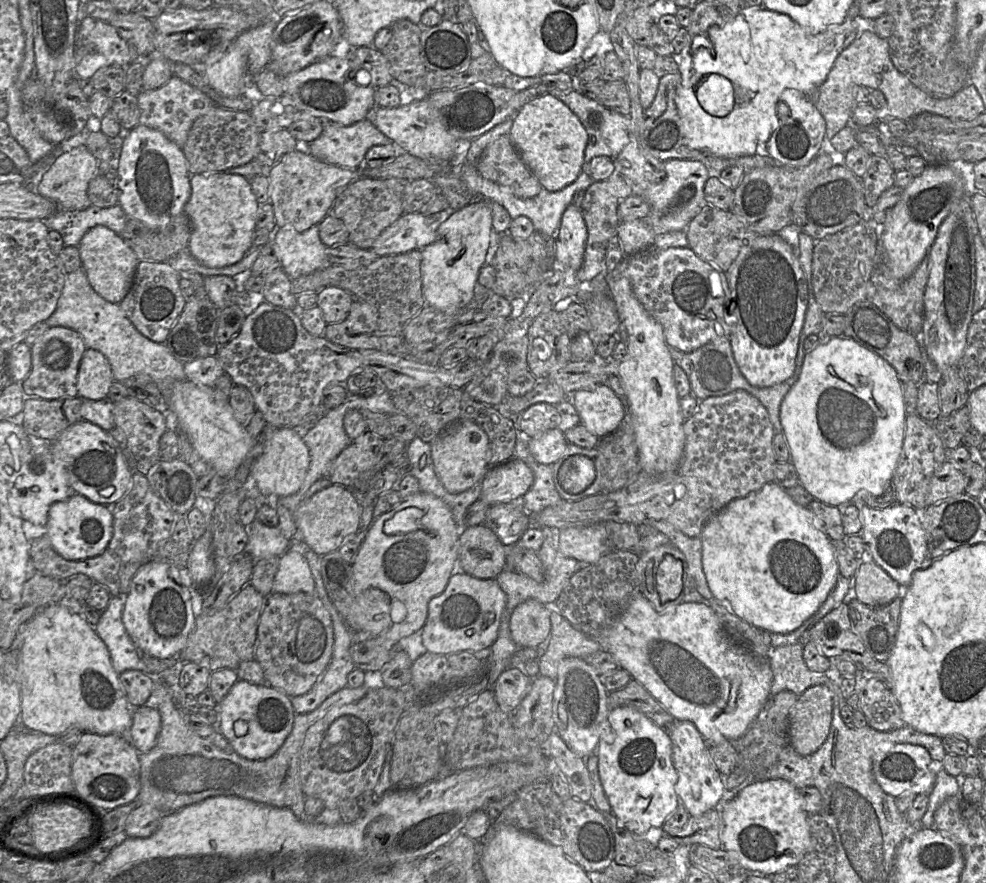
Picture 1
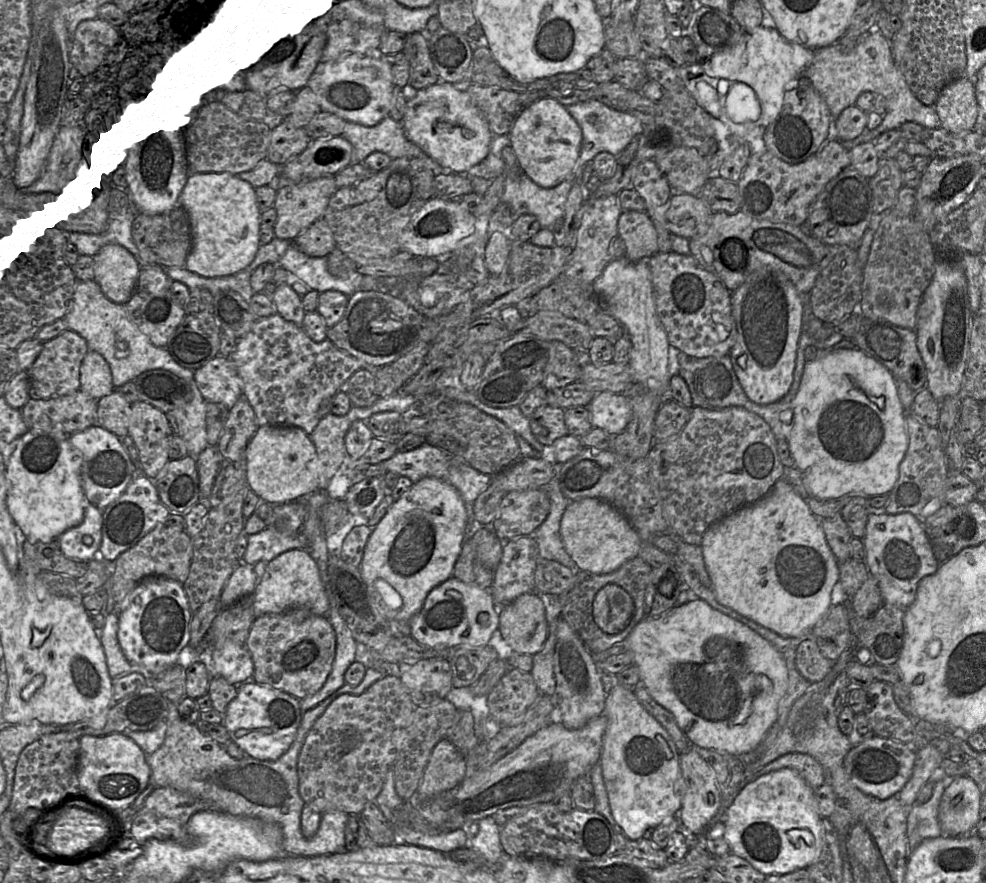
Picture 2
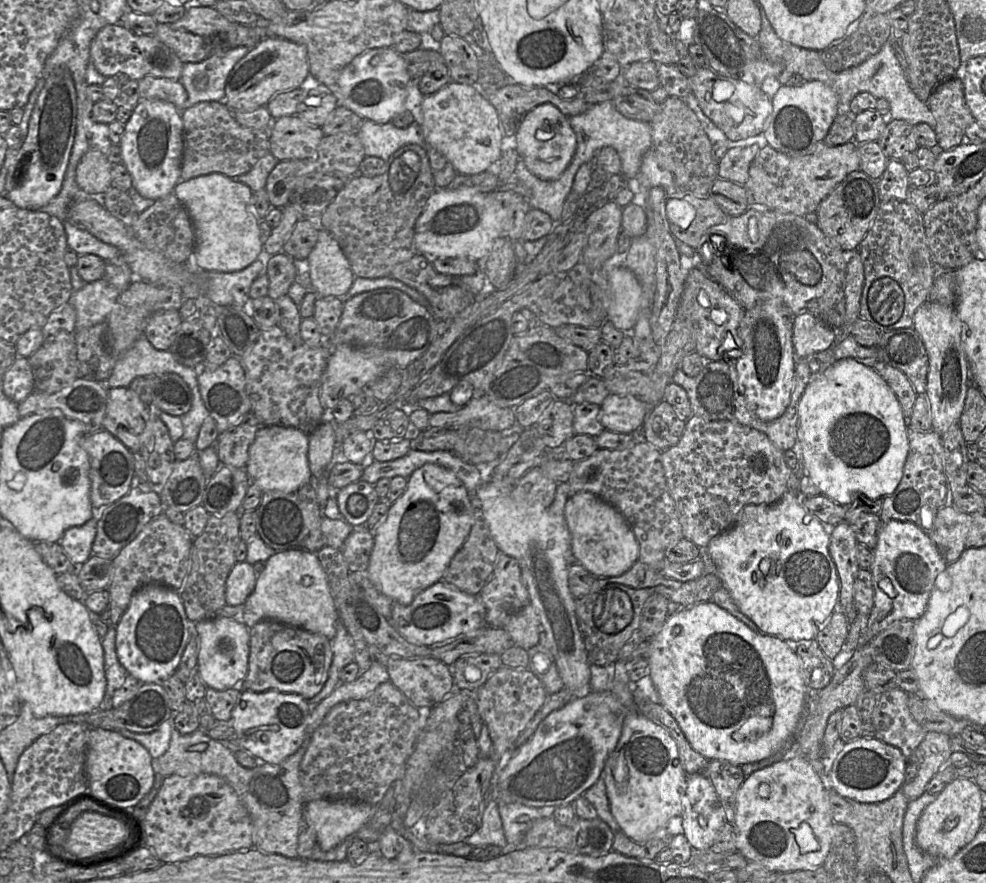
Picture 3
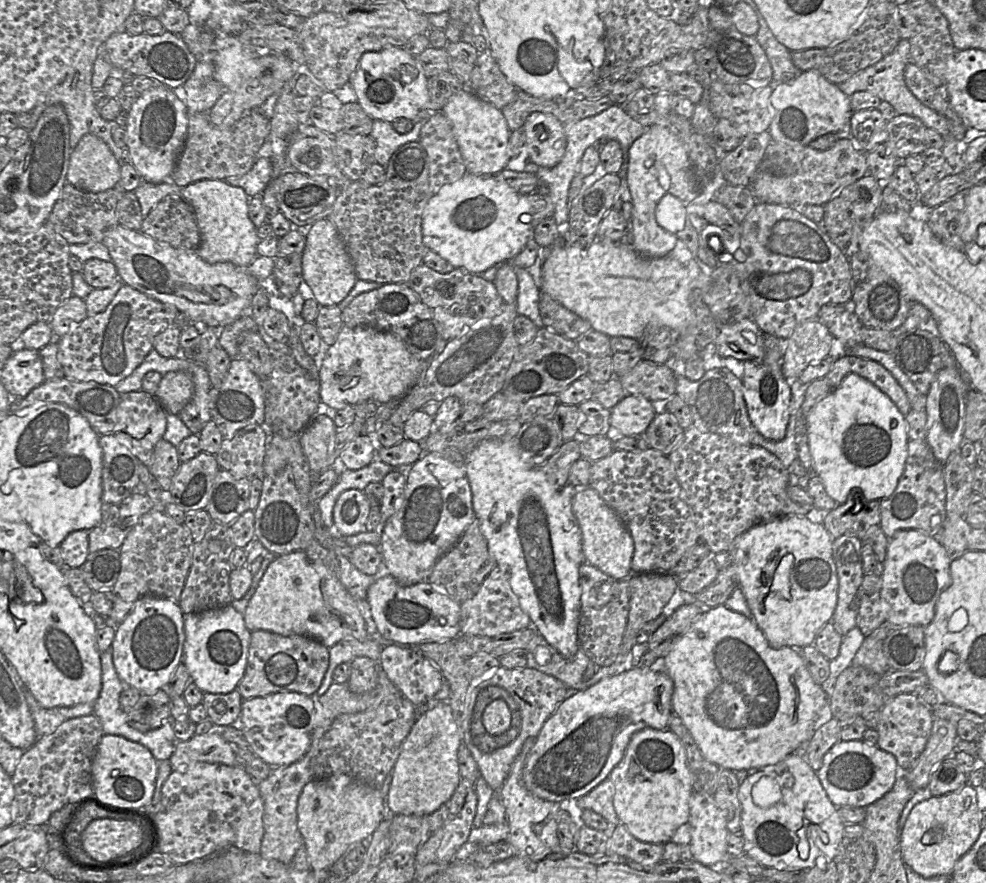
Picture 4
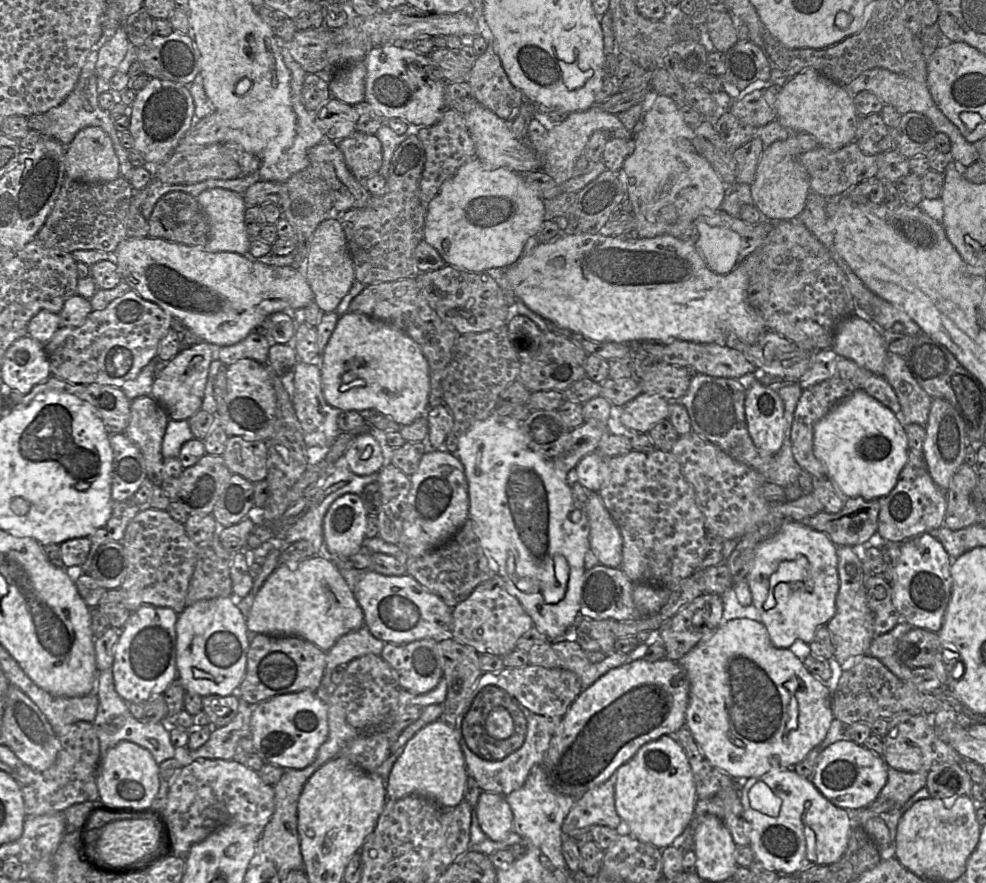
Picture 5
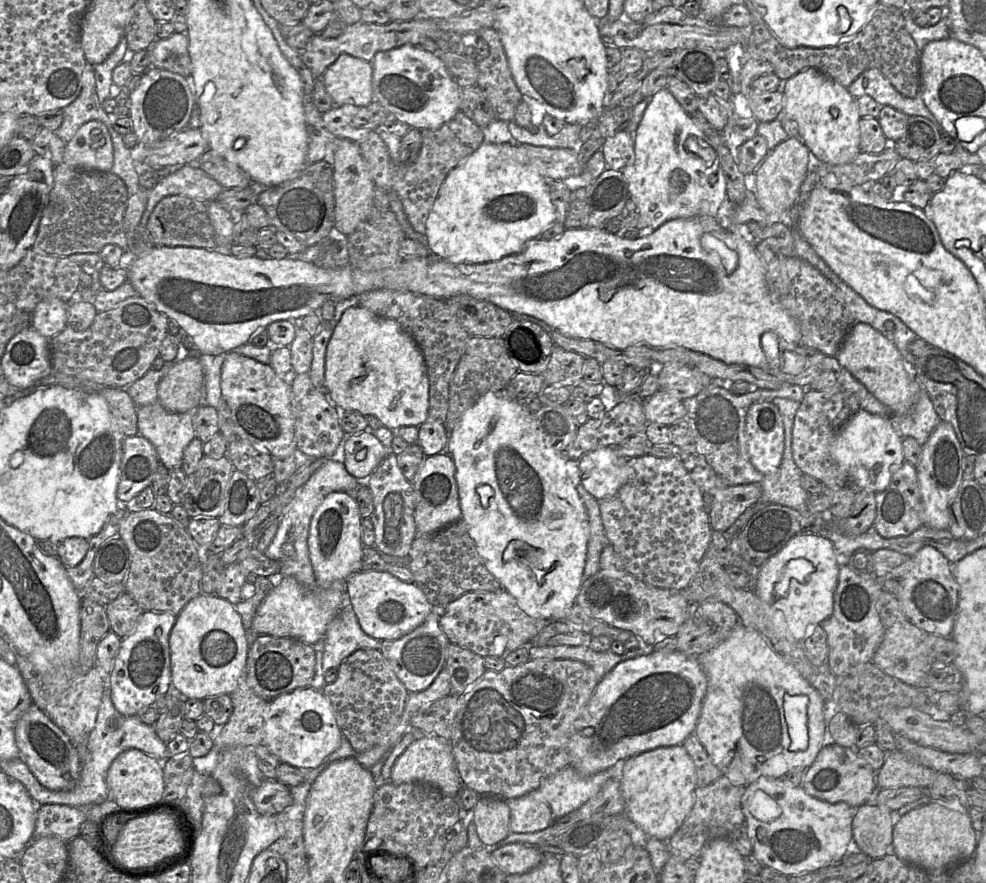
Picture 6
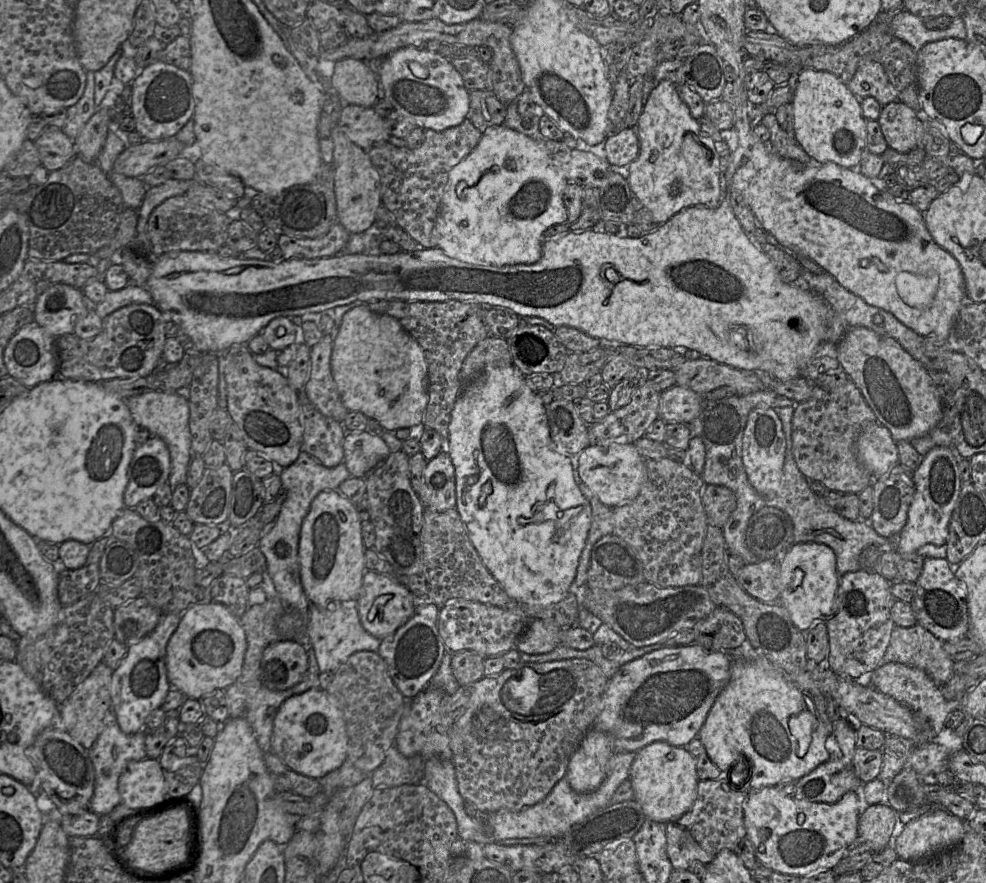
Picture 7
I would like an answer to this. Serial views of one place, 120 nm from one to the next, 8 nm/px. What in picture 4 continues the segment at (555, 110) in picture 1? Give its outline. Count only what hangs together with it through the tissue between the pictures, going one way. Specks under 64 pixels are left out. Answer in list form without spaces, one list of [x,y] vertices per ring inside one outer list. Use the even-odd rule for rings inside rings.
[[[531,113],[524,122],[524,155],[544,168],[556,166],[565,154],[567,138],[563,124],[553,115]]]

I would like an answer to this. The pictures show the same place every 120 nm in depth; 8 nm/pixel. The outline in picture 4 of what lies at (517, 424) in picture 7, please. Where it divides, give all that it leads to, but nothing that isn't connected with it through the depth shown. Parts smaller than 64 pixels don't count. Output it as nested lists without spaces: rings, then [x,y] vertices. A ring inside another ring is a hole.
[[[488,439],[480,442],[467,456],[463,467],[470,484],[472,492],[473,510],[476,518],[480,522],[481,532],[487,540],[490,555],[497,565],[509,574],[509,582],[513,592],[517,595],[522,610],[530,617],[531,627],[540,633],[547,642],[552,645],[564,658],[571,659],[579,650],[578,625],[581,614],[581,585],[579,578],[579,568],[585,562],[582,549],[582,532],[577,518],[572,509],[572,500],[561,494],[561,489],[556,488],[546,478],[541,470],[541,466],[526,464],[514,445],[514,441],[501,441]]]

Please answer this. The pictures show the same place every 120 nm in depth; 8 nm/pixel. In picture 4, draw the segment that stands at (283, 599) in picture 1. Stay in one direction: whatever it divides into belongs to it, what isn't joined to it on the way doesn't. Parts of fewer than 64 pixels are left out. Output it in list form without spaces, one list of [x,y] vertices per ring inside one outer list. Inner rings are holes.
[[[270,631],[251,632],[247,665],[237,690],[243,700],[278,692],[312,696],[319,689],[329,666],[329,648],[305,636],[283,636]]]

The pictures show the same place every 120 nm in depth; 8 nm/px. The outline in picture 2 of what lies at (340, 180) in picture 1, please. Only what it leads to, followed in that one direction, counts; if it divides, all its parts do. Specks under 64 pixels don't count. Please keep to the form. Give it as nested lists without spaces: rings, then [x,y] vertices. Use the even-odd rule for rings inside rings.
[[[324,176],[302,183],[292,183],[276,190],[274,207],[277,221],[274,225],[275,237],[294,240],[301,231],[317,219],[322,218],[331,196],[337,191],[334,176]]]

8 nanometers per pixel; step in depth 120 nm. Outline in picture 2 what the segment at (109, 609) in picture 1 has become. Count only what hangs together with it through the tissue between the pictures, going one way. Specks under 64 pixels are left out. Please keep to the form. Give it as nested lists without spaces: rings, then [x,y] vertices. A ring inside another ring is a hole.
[[[119,614],[105,615],[105,624],[99,631],[99,638],[104,649],[106,664],[110,678],[118,679],[132,672],[143,675],[147,681],[150,673],[143,667],[130,663],[123,654],[117,637]]]

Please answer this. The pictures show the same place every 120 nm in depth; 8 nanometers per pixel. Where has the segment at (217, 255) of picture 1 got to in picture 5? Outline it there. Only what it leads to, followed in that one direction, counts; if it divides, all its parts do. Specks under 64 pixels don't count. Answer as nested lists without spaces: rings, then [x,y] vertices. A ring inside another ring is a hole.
[[[213,188],[201,192],[195,199],[209,224],[209,239],[204,246],[205,250],[208,252],[234,252],[247,255],[251,239],[244,223],[246,203],[243,194],[222,188]]]

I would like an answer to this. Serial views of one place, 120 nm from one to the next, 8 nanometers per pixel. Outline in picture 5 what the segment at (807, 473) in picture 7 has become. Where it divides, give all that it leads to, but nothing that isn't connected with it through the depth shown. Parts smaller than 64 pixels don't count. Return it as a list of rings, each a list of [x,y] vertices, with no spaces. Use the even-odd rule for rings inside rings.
[[[838,357],[833,375],[814,386],[803,389],[797,403],[792,423],[792,452],[795,460],[803,470],[814,478],[827,478],[827,469],[814,453],[814,428],[837,403],[853,394],[856,390],[863,390],[900,416],[901,406],[897,395],[883,375],[877,375],[858,366],[854,361]]]

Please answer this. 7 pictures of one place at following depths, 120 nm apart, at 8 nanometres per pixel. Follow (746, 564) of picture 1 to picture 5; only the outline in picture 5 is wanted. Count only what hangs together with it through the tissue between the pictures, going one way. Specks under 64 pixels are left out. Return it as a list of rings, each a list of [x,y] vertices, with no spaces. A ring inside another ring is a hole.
[[[789,520],[783,523],[778,533],[757,548],[747,581],[752,593],[752,603],[758,609],[761,622],[766,626],[775,647],[789,648],[796,640],[810,643],[817,628],[826,625],[834,616],[839,590],[837,547],[824,532],[803,522]]]

